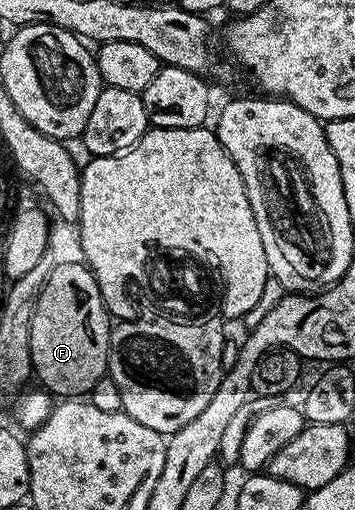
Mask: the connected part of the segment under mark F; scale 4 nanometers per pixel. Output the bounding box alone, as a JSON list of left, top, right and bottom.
[31,261,113,396]

